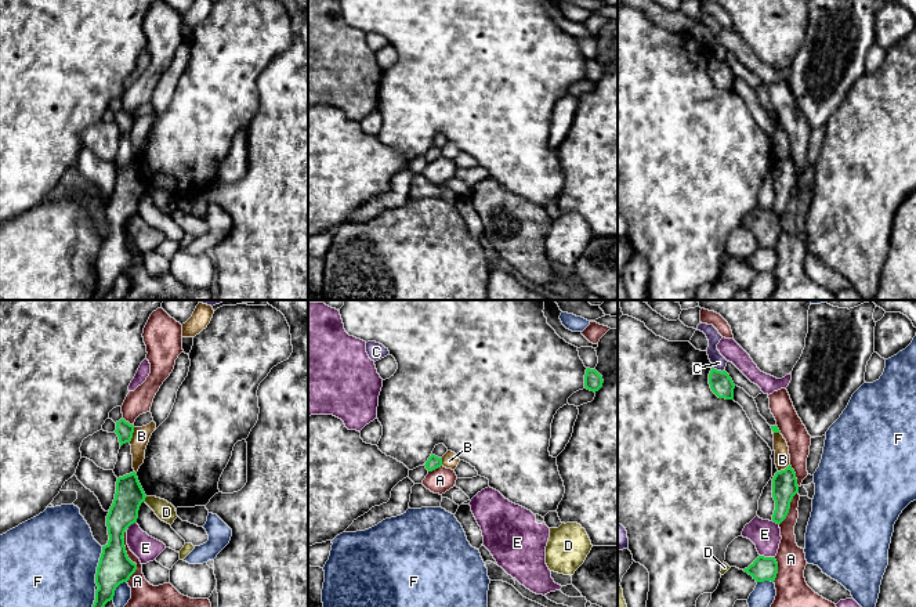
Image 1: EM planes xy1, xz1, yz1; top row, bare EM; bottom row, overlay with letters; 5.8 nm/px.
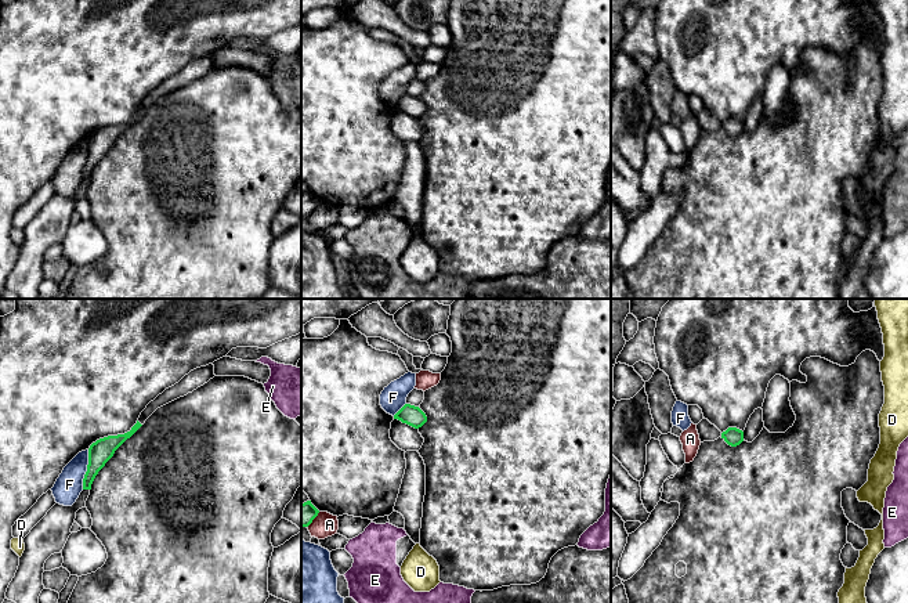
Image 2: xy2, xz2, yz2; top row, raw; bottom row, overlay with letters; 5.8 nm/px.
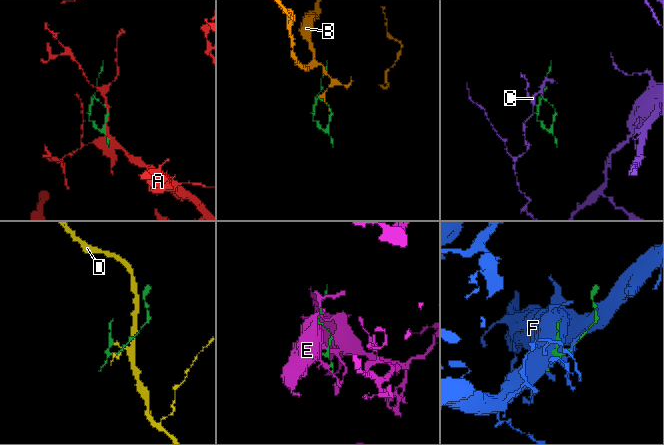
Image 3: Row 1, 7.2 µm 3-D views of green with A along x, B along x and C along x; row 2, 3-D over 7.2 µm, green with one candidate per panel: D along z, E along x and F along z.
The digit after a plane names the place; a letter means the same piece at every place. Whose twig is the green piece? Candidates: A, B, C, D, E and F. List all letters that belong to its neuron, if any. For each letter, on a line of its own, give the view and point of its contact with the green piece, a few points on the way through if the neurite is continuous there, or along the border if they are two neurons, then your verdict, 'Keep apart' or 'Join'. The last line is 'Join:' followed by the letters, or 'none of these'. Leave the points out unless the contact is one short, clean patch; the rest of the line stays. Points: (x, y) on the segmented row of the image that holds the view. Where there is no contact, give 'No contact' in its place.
A: Touches green at xy1 (126, 555). Keep apart
B: Touches green at xy1 (131, 434). Keep apart
C: Touches green at yz1 (719, 371). Boundary: yz1 (712, 367), (724, 371). Keep apart
D: Touches green at xy1 (144, 499). Keep apart
E: Touches green at yz1 (767, 557). Keep apart
F: Touches green at xy1 (98, 566). Keep apart
Join: none of these

